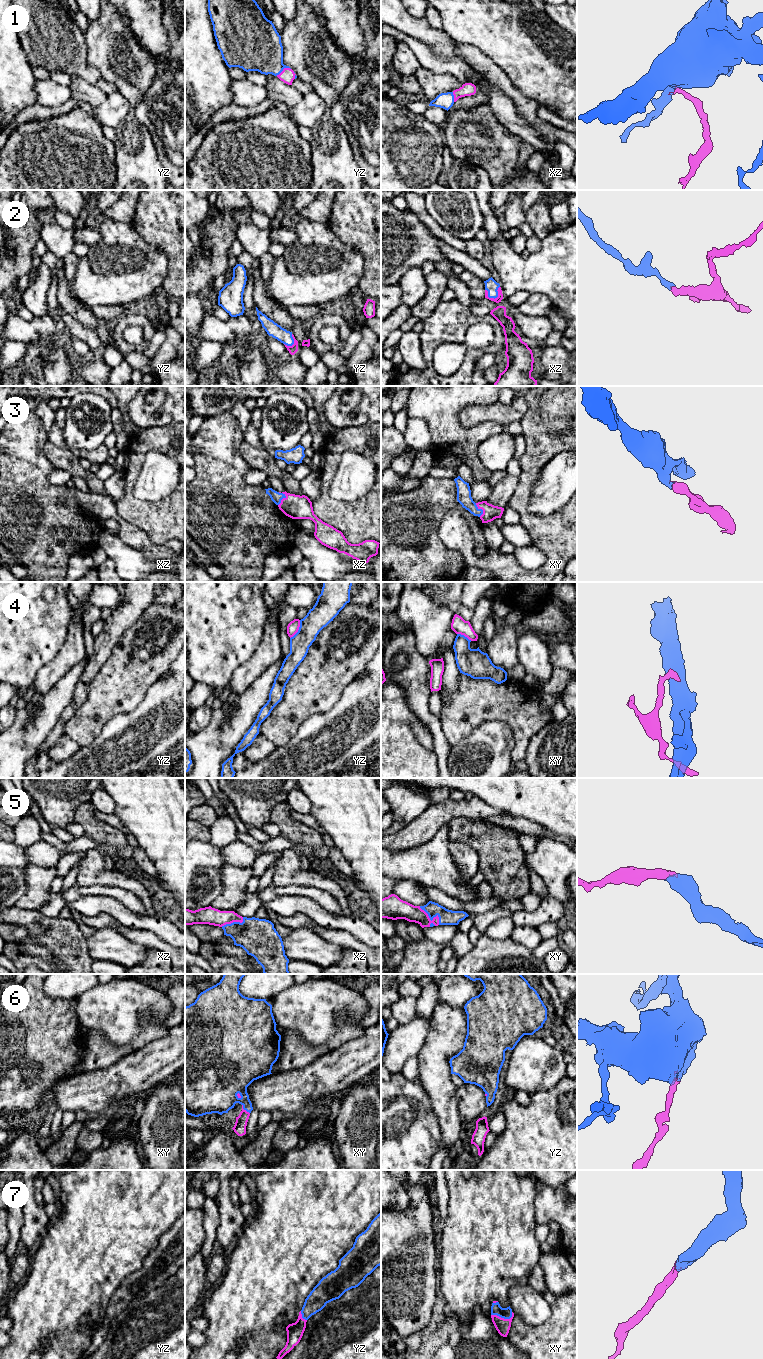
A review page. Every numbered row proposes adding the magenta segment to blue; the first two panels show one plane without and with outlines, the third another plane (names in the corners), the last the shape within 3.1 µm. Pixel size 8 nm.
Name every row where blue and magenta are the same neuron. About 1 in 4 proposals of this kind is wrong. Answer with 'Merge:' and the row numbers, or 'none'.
Merge: 1, 2, 3, 5, 6, 7

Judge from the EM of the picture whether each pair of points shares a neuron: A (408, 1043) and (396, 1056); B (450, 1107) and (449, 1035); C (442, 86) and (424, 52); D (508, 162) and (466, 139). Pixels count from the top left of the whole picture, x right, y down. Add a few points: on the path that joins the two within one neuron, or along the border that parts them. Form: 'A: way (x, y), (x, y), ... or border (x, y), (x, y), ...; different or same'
A: way (405, 1046), (398, 1053); same
B: way (441, 1089), (441, 1053); same
C: border (421, 67), (434, 72), (452, 73), (458, 79); different
D: way (498, 152), (482, 139), (476, 139); same

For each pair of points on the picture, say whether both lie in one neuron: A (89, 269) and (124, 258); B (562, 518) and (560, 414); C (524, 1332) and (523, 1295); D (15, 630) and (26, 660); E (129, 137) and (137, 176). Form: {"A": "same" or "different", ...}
{"A": "same", "B": "same", "C": "different", "D": "same", "E": "same"}

